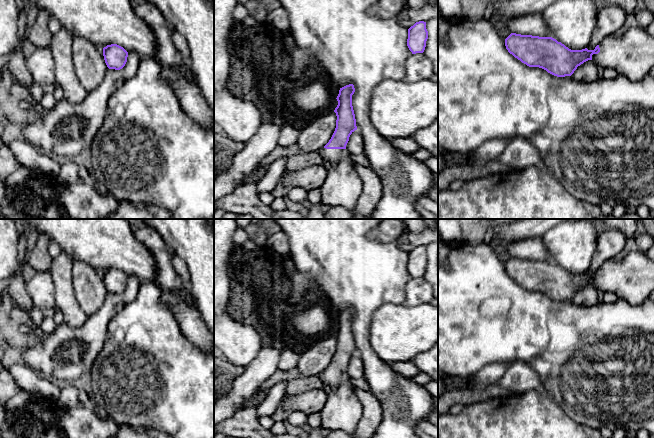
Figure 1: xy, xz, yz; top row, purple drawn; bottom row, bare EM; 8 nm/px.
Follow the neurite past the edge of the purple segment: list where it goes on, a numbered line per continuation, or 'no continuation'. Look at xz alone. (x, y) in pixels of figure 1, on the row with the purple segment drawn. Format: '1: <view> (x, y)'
1: xz (342, 188)

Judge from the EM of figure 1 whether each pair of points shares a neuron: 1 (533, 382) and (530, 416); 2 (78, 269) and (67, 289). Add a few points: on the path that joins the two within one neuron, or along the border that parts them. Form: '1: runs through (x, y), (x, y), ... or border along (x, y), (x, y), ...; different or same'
1: border along (541, 389), (529, 389), (513, 394); different
2: border along (73, 262), (72, 287), (78, 303); different

